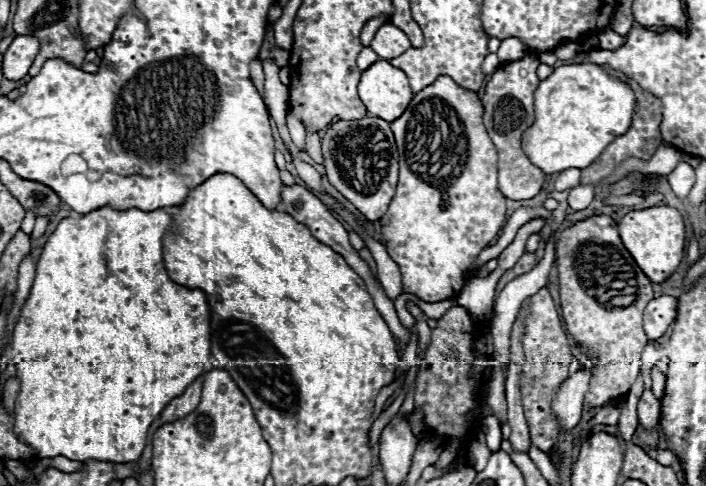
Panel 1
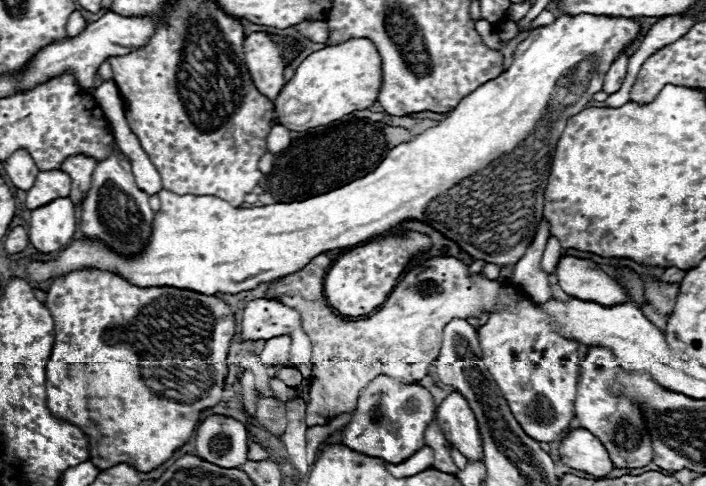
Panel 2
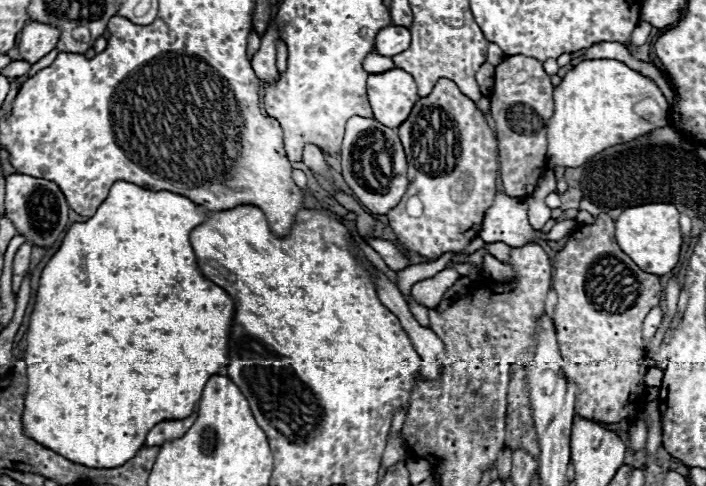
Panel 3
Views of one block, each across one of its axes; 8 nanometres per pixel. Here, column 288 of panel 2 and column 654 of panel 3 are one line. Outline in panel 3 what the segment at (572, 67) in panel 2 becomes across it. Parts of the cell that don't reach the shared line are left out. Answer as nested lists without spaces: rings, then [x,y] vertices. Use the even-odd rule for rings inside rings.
[[[644,204],[626,208],[616,220],[616,242],[644,272],[662,276],[670,272],[680,258],[682,234],[678,218],[680,212],[672,204]]]

